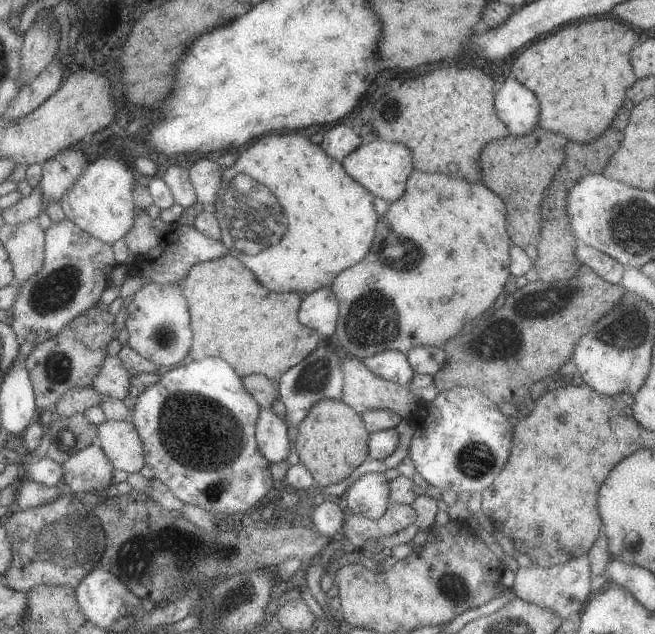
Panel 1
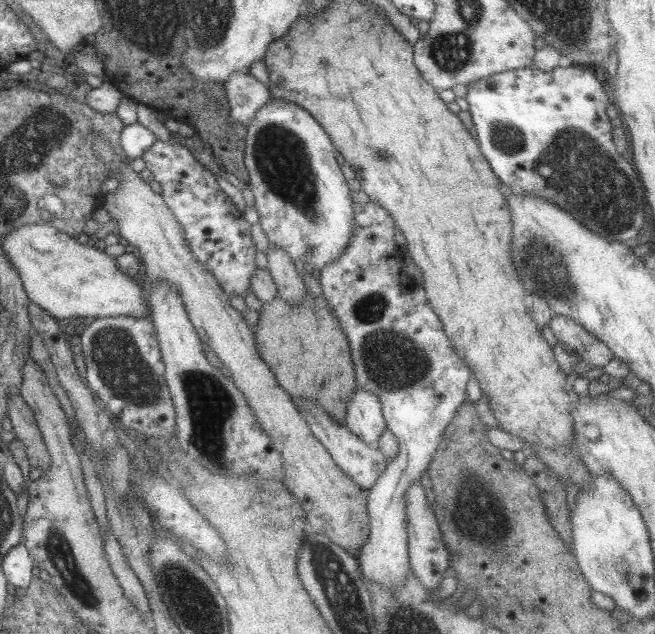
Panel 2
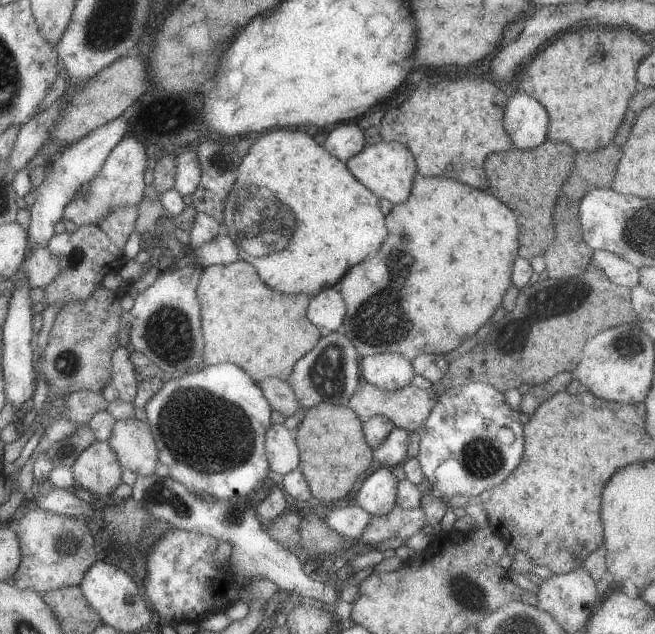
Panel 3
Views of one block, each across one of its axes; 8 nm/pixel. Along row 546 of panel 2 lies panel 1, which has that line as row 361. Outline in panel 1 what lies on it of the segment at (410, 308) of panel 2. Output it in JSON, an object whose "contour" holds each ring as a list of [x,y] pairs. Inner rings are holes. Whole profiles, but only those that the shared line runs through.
{"contour":[[[387,350],[382,354],[366,357],[362,362],[380,378],[402,386],[412,385],[415,372],[408,362],[407,354],[402,351]]]}

